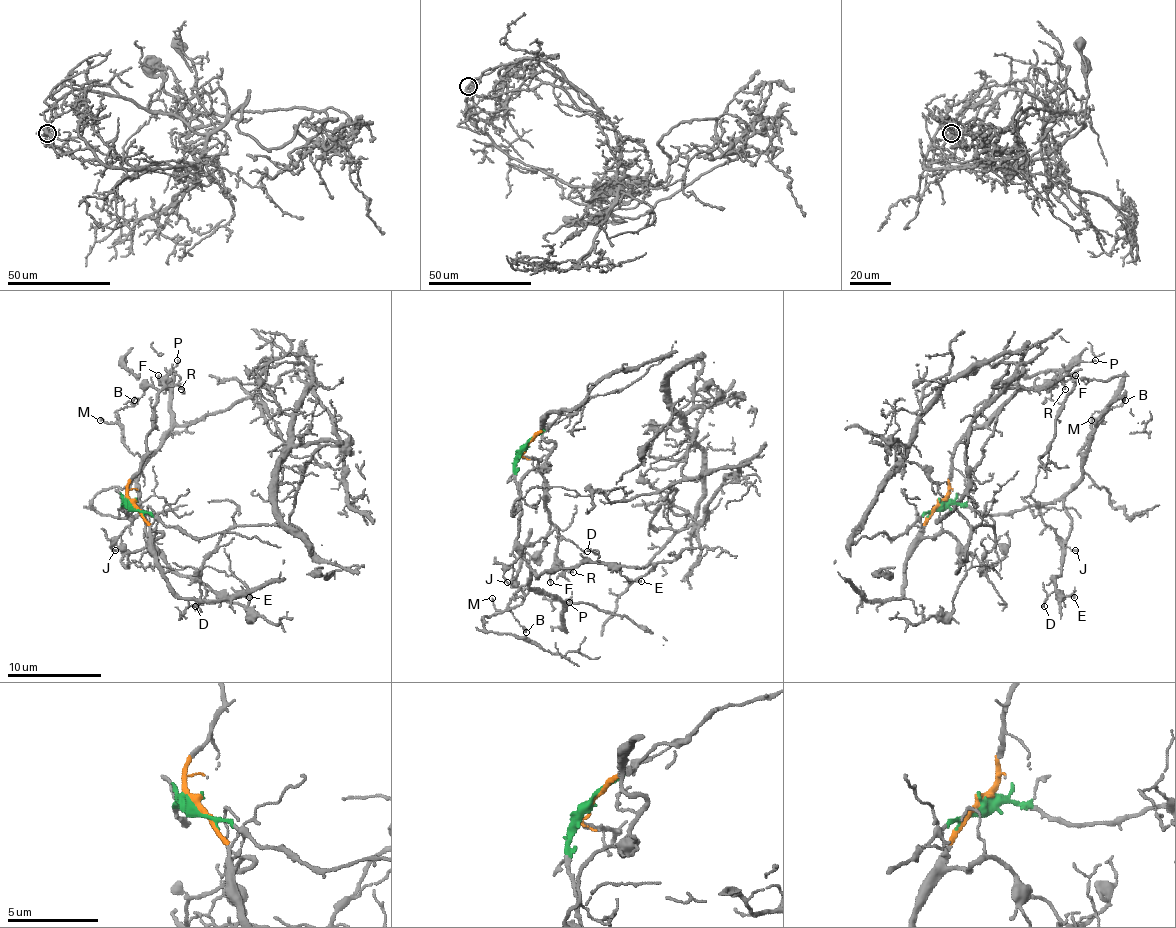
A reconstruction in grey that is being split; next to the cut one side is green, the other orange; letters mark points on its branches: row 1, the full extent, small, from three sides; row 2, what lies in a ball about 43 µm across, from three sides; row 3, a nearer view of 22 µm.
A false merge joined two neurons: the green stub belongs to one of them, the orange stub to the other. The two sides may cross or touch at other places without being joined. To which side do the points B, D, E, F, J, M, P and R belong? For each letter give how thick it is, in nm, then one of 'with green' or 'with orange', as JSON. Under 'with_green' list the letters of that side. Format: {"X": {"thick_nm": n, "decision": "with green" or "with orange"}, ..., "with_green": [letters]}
{"B": {"thick_nm": 140, "decision": "with green"}, "D": {"thick_nm": 130, "decision": "with green"}, "E": {"thick_nm": 110, "decision": "with green"}, "F": {"thick_nm": 110, "decision": "with orange"}, "J": {"thick_nm": 120, "decision": "with green"}, "M": {"thick_nm": 120, "decision": "with green"}, "P": {"thick_nm": 90, "decision": "with orange"}, "R": {"thick_nm": 120, "decision": "with orange"}, "with_green": ["B", "D", "E", "J", "M"]}

